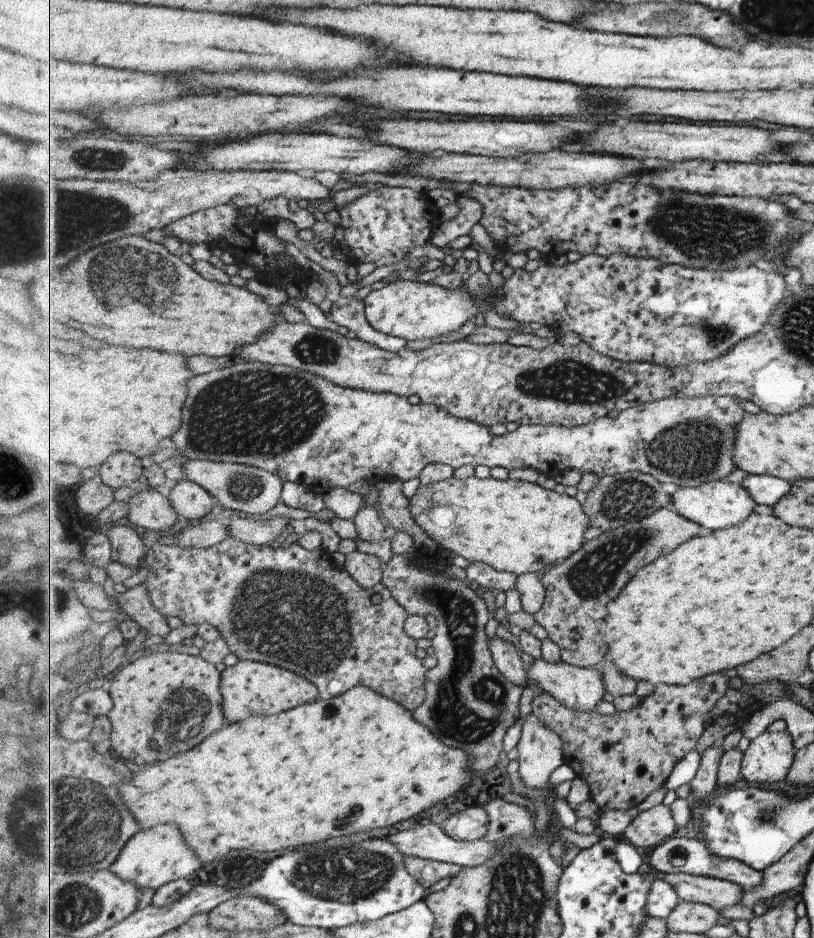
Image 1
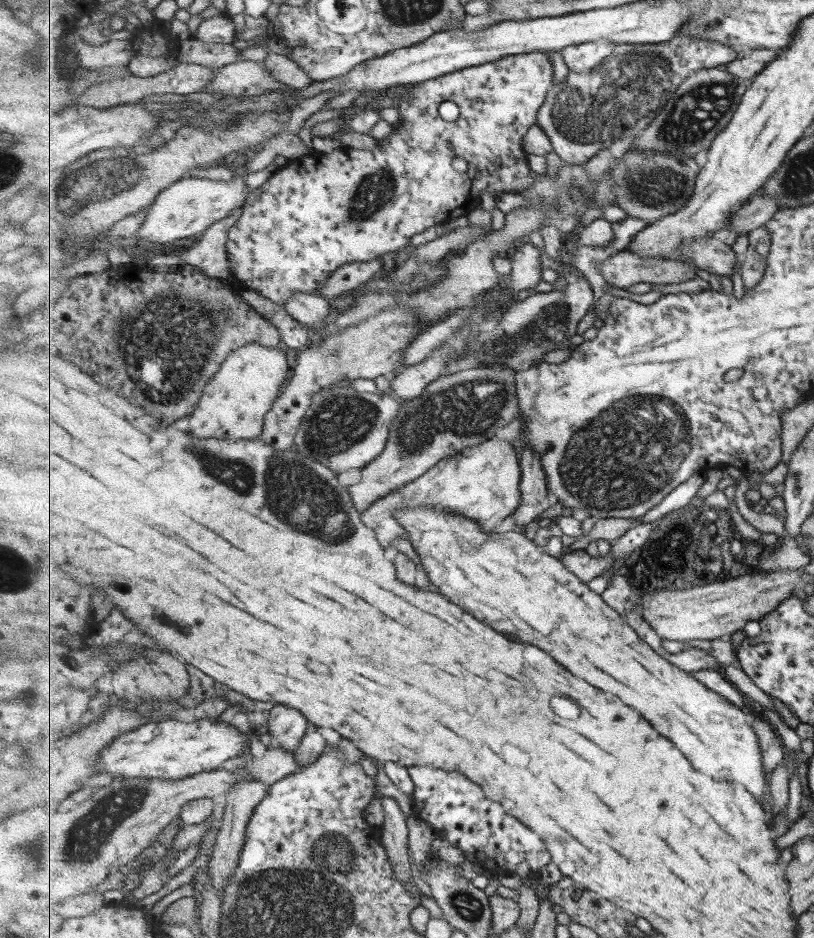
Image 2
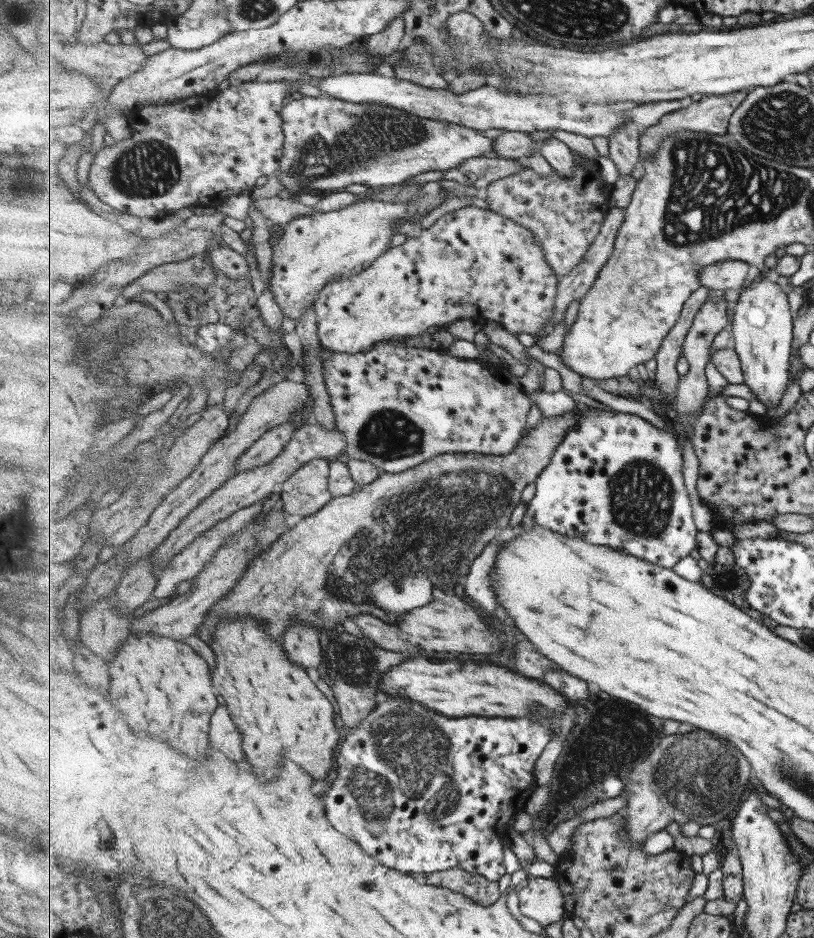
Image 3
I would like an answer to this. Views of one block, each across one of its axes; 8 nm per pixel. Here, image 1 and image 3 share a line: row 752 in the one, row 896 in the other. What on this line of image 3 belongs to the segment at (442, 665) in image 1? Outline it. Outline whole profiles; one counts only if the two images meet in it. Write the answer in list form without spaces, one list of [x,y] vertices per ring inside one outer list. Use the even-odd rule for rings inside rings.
[[[455,868],[427,875],[427,884],[467,895],[470,900],[491,906],[501,898],[499,882],[489,881],[480,874],[471,874],[464,868]]]

